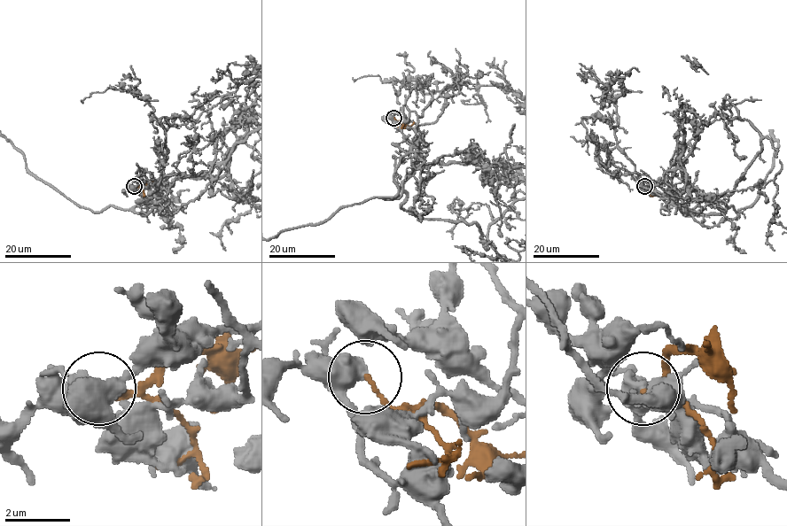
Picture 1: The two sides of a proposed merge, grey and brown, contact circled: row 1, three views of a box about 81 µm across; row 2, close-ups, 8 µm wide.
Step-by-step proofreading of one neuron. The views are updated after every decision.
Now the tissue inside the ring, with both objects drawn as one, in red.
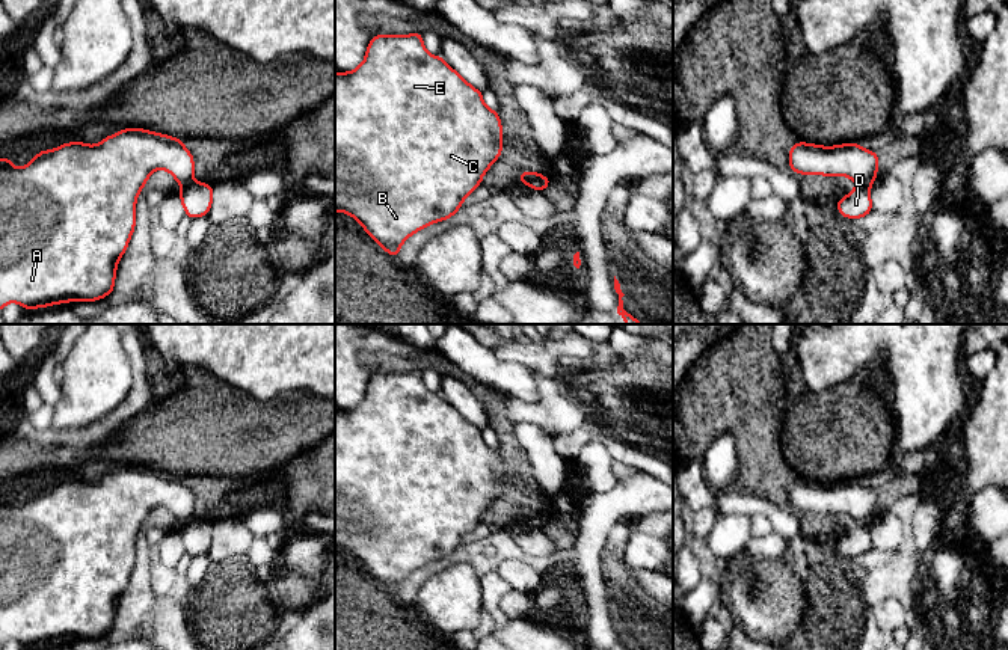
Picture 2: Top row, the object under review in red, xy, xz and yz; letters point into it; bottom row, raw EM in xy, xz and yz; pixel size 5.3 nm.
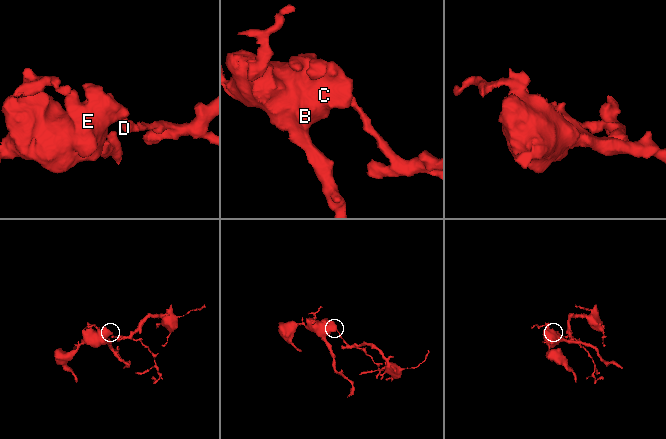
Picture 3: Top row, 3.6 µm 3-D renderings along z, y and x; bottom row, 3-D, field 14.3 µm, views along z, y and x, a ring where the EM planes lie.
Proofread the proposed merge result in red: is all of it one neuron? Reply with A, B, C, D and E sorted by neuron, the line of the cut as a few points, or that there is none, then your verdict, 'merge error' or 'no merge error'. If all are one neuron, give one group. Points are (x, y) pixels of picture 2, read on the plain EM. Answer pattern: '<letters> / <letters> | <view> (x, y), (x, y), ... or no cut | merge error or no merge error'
A B C E / D | xy (192, 518), (181, 525) | merge error

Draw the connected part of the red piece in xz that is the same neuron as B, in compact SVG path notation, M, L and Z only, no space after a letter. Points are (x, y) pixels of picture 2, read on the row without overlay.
M423 371L373 373L364 400L349 410L335 410L335 550L343 549L356 556L362 567L391 594L397 596L401 582L426 564L453 555L478 523L483 513L502 489L502 461L498 449L483 440L483 430L471 424L441 394L430 392L423 382Z

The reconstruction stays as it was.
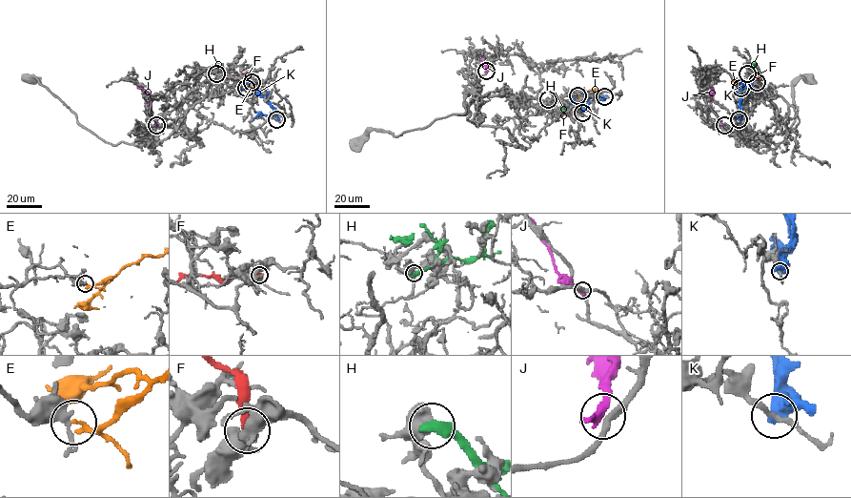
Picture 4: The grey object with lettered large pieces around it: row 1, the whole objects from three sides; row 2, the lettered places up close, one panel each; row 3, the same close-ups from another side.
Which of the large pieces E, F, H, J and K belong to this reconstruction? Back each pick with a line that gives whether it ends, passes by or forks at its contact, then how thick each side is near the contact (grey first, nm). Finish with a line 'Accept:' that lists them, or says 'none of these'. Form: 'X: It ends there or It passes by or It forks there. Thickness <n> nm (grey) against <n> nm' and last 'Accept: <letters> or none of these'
Accept: none of these

